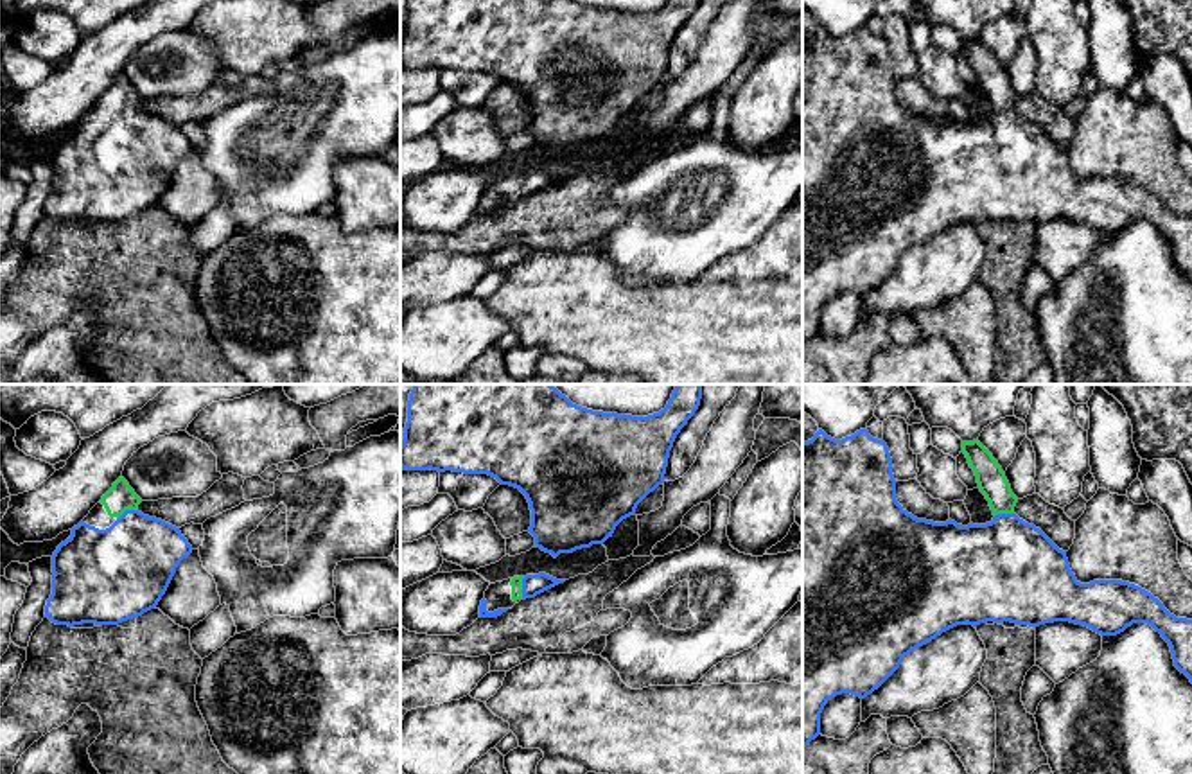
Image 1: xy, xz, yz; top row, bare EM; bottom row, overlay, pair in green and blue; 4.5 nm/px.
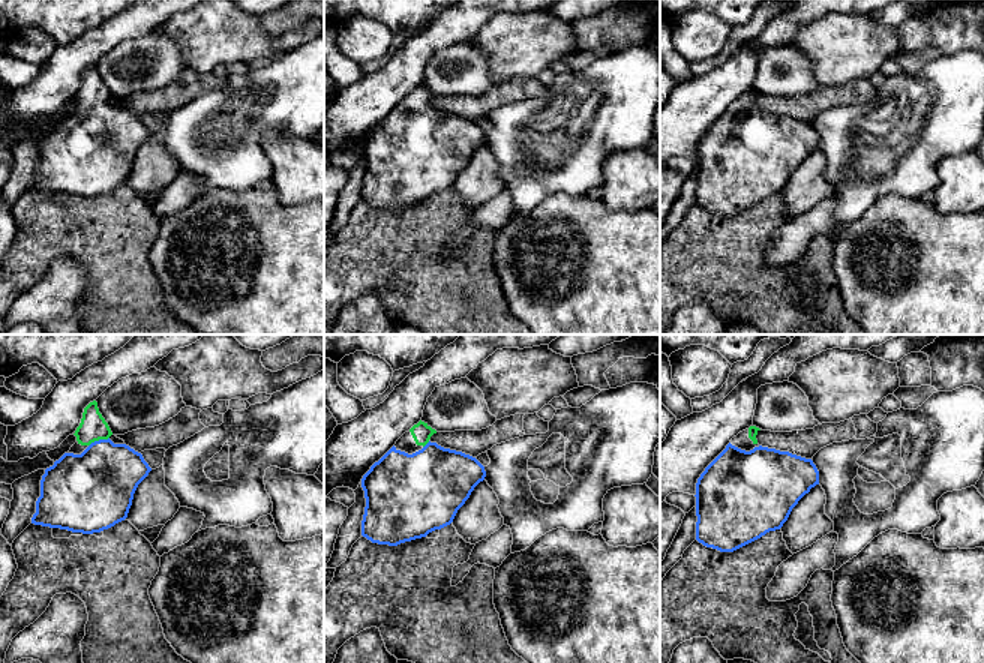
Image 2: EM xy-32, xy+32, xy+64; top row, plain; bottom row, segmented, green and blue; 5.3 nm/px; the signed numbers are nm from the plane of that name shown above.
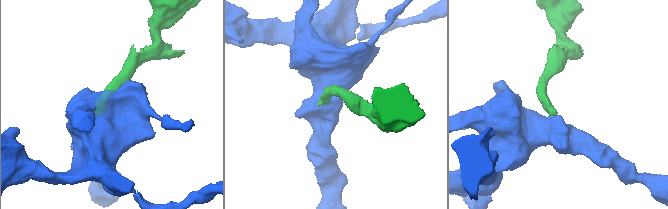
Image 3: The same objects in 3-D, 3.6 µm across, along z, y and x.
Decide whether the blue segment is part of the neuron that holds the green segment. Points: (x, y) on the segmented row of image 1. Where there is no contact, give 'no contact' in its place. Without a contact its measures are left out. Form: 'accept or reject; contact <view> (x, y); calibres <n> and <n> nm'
accept; contact xz (521, 588); calibres 50 and 100 nm

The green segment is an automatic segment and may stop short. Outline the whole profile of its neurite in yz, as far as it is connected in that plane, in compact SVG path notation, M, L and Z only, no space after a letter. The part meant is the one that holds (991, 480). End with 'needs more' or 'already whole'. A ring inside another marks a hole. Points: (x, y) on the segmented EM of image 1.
M819 429L811 440L802 442L802 749L820 734L820 713L833 697L851 693L865 699L899 668L905 655L935 639L942 632L966 623L977 627L987 621L1011 621L1016 625L1039 627L1054 621L1070 621L1075 625L1084 625L1100 636L1117 636L1133 623L1147 623L1169 643L1174 666L1192 682L1192 620L1176 618L1158 598L1129 582L1093 580L1090 584L1081 584L1070 569L1066 551L1059 550L1039 528L1025 523L1014 514L1018 497L1012 494L1005 472L993 454L978 440L962 442L960 453L966 454L968 463L977 476L978 488L989 501L995 515L991 523L971 523L962 526L951 519L946 523L933 523L908 514L896 499L896 479L892 474L889 447L883 438L872 438L867 429L860 429L842 440L835 440Z | needs more

